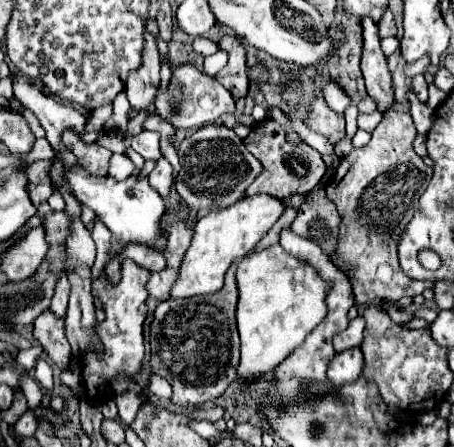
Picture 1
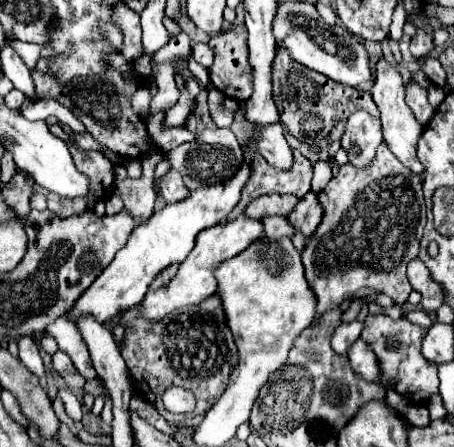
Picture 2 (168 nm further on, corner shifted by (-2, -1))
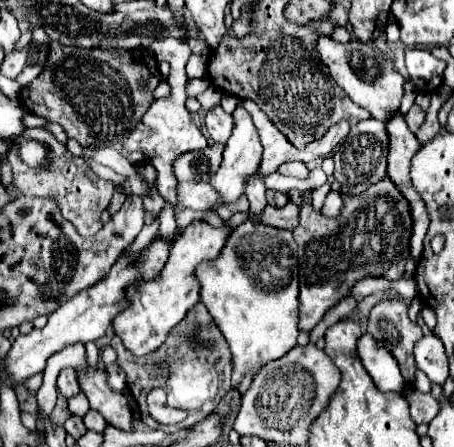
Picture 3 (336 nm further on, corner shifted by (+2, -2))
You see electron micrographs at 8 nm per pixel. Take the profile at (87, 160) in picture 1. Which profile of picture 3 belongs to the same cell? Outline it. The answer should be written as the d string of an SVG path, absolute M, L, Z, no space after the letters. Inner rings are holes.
M27 128L23 137L48 144L48 148L52 148L51 161L47 167L31 168L20 159L18 155L19 144L12 147L8 152L8 160L10 160L14 178L12 178L12 184L6 186L10 200L16 200L26 194L28 196L50 196L52 194L62 208L62 216L66 220L70 220L82 236L94 236L102 228L100 216L110 206L110 200L114 194L114 184L110 180L98 178L82 158L72 156L60 142L56 142L52 138L50 132L46 132L42 128Z

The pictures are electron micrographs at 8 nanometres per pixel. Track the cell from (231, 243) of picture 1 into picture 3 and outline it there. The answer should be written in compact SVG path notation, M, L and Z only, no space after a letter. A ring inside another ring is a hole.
M192 222L180 232L176 242L170 248L166 266L162 268L156 280L140 280L126 288L128 306L112 320L114 334L122 344L136 356L146 356L160 348L168 338L170 330L184 318L184 314L200 302L200 284L194 276L194 268L202 260L214 260L226 244L230 228L214 228L206 222Z

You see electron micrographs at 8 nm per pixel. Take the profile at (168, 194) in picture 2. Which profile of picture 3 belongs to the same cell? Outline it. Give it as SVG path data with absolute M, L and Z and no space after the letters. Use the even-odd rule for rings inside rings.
M180 182L178 184L178 206L192 210L216 210L216 192L204 182Z

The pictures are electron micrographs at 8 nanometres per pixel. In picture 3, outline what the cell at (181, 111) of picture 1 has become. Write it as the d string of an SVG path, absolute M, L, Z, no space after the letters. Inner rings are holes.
M284 162L284 164L278 168L278 172L284 174L284 176L294 176L294 178L302 178L302 180L306 180L306 178L310 176L308 168L306 168L302 162Z

